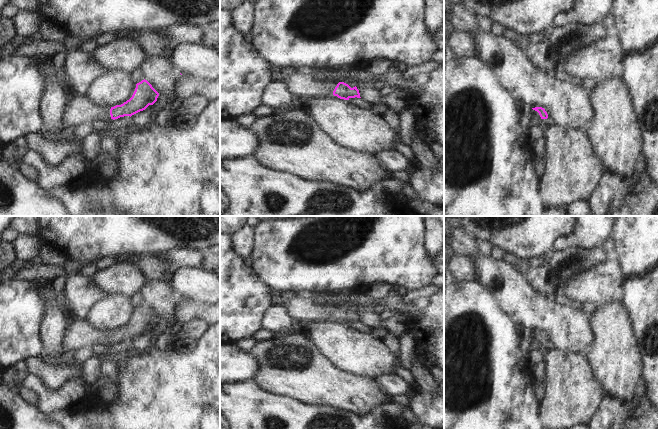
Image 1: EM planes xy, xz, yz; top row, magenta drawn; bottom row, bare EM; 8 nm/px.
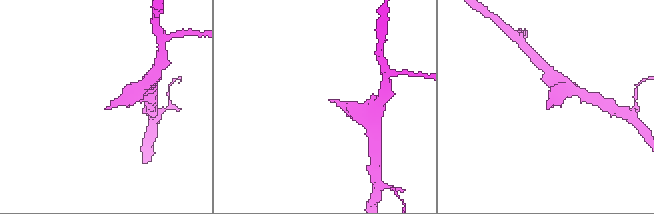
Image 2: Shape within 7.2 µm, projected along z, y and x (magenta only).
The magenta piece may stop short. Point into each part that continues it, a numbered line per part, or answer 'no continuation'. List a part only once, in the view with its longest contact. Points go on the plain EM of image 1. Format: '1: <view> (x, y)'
1: xz (301, 309)

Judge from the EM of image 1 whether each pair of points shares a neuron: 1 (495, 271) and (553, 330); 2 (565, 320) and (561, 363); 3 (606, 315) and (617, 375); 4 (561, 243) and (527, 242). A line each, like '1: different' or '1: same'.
1: same
2: different
3: same
4: different

